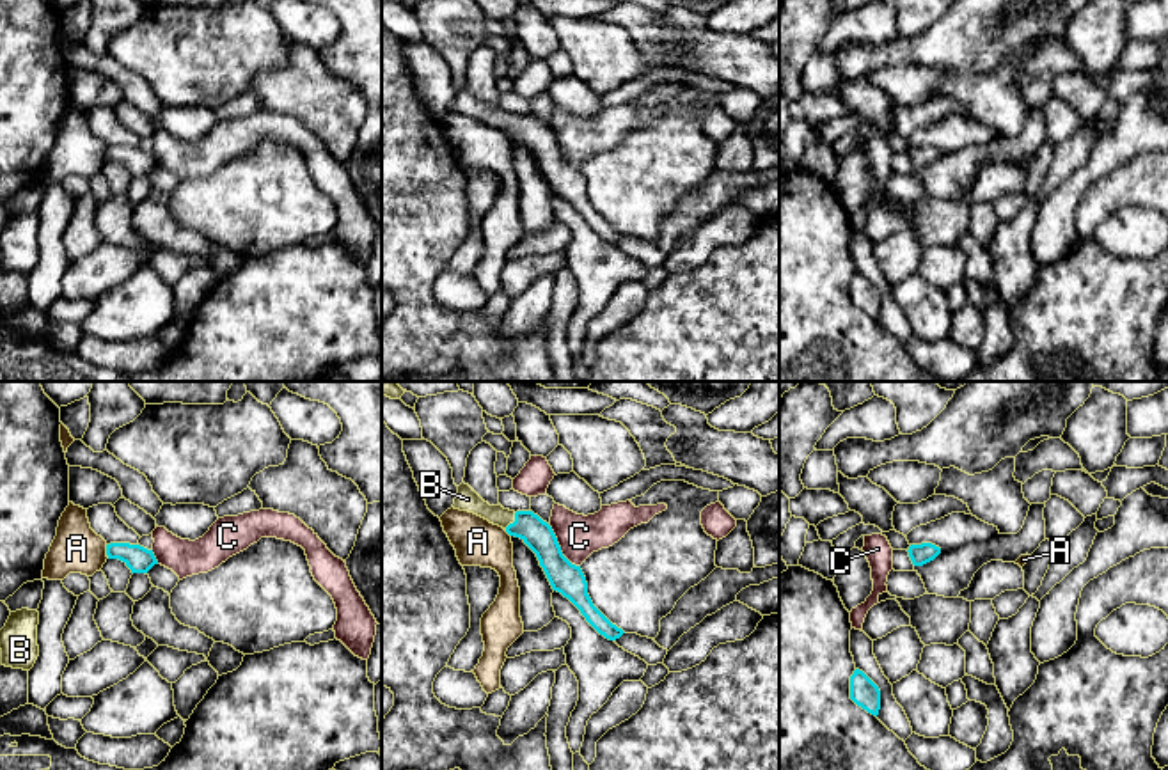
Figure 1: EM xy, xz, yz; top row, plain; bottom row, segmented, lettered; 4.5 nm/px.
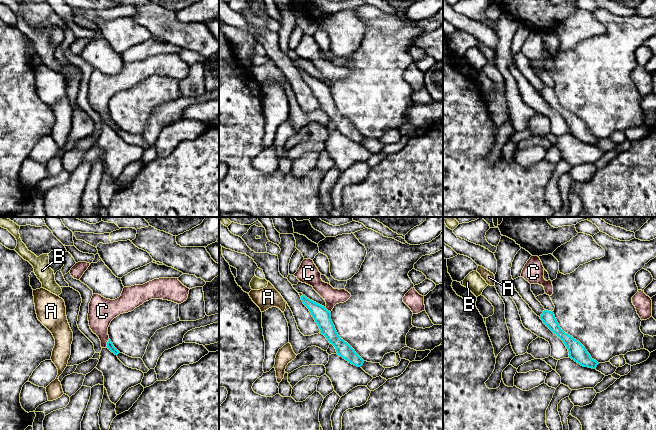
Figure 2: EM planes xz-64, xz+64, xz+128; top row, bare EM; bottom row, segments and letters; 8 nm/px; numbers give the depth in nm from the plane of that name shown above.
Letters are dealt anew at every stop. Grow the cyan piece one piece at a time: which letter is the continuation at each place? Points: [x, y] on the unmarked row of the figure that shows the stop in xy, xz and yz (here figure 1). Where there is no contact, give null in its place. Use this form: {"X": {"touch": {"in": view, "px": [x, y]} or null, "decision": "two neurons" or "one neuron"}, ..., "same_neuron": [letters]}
{"A": {"touch": {"in": "xy", "px": [107, 153]}, "decision": "two neurons"}, "B": {"touch": {"in": "xz", "px": [513, 125]}, "decision": "one neuron"}, "C": {"touch": {"in": "xz", "px": [560, 149]}, "decision": "two neurons"}, "same_neuron": ["B"]}

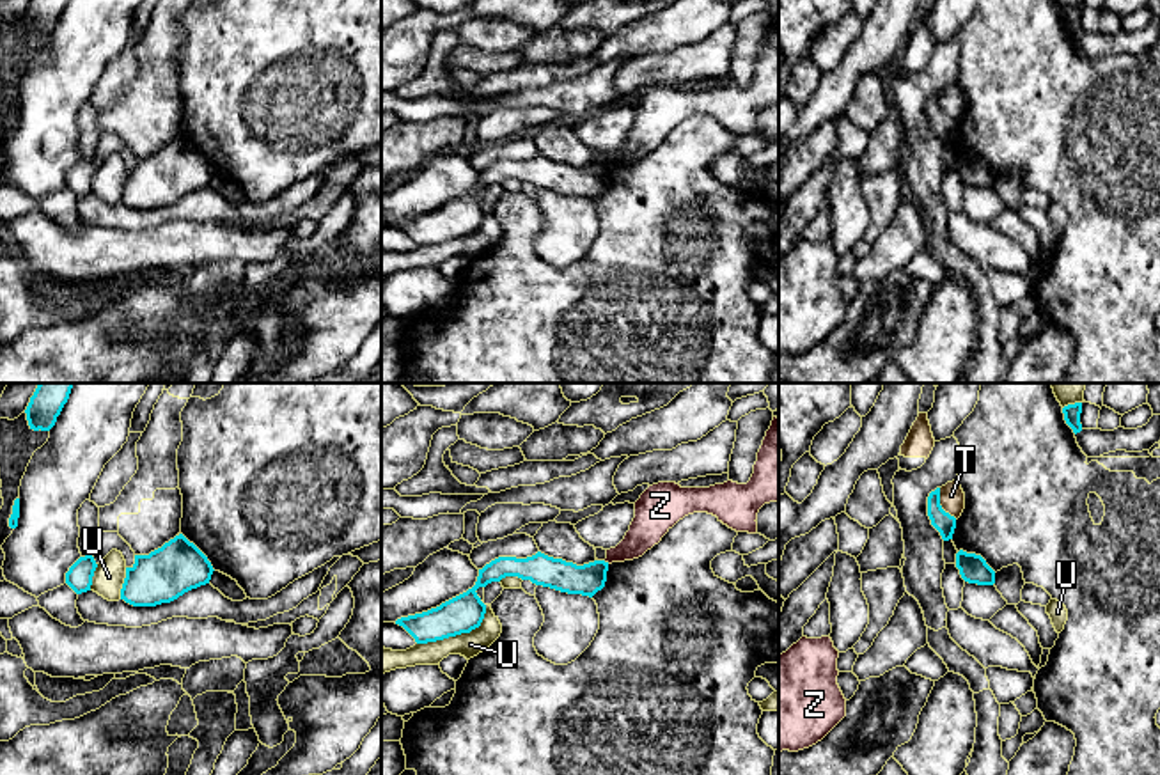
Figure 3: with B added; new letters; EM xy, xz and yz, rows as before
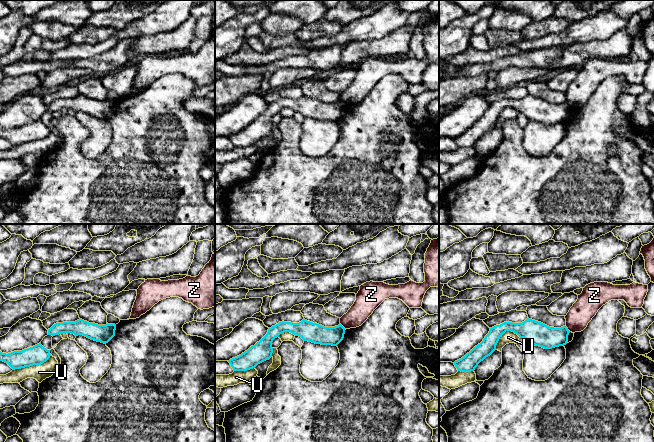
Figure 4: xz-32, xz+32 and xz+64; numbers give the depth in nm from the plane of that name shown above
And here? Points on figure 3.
{"T": {"touch": {"in": "yz", "px": [940, 109]}, "decision": "two neurons"}, "U": {"touch": {"in": "xz", "px": [458, 236]}, "decision": "two neurons"}, "Z": {"touch": {"in": "xz", "px": [607, 165]}, "decision": "two neurons"}, "same_neuron": []}

